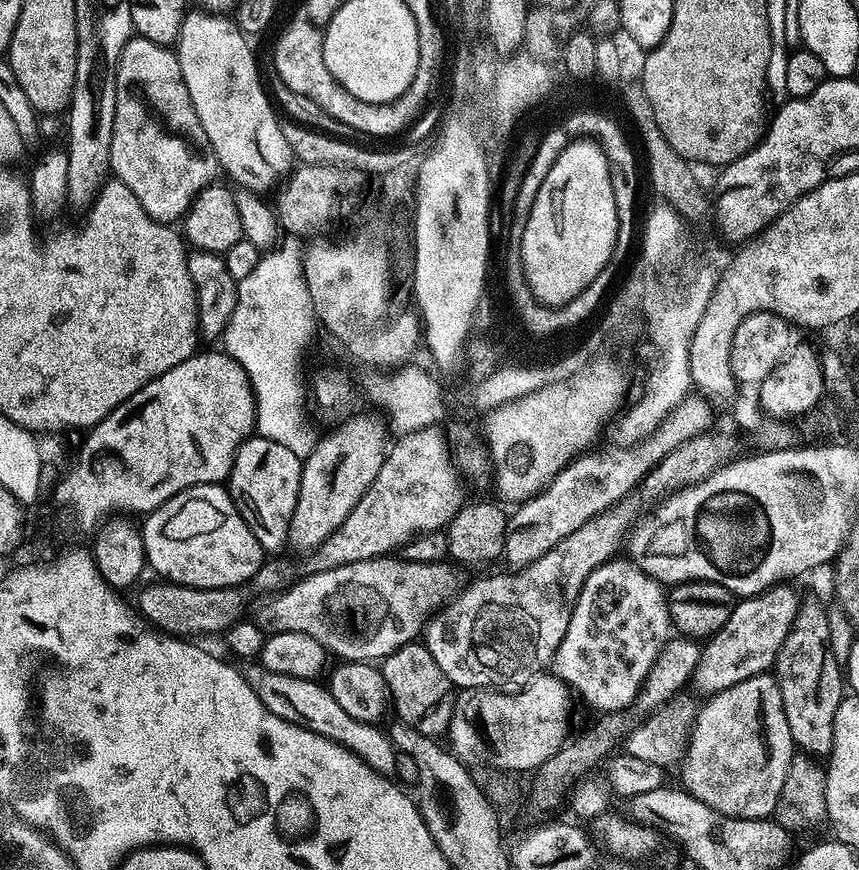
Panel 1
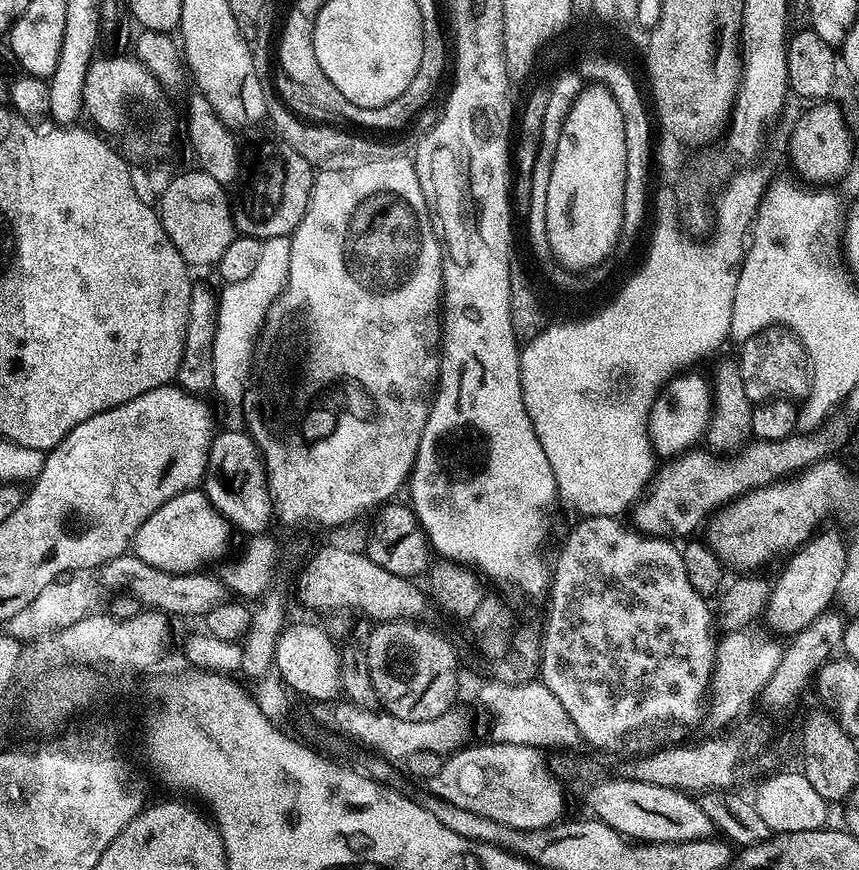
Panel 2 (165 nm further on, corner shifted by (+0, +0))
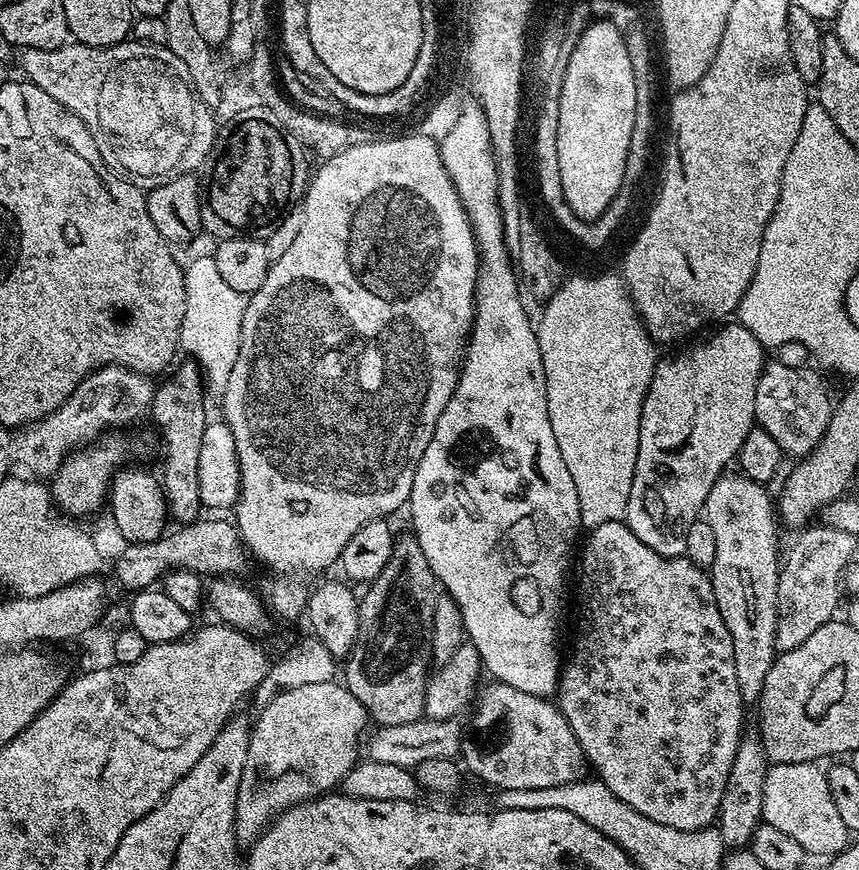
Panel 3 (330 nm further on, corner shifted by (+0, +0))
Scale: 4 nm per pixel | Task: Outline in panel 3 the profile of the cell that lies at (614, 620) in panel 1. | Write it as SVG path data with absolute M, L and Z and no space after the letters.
M624 520L602 522L597 528L591 529L587 535L588 541L584 544L584 553L582 553L581 556L579 553L578 556L578 564L580 560L580 620L584 623L584 629L581 630L580 637L577 638L576 645L572 648L572 653L570 653L569 656L567 653L566 659L562 664L560 682L558 685L558 707L574 730L578 742L584 751L585 761L587 761L591 767L592 764L596 767L595 775L618 799L622 802L626 802L634 810L638 810L638 814L646 814L646 818L650 818L654 822L662 822L662 826L674 826L674 830L698 830L699 828L709 827L720 815L722 794L726 790L726 782L730 778L730 770L734 766L736 751L742 739L740 727L744 724L744 711L746 711L746 705L740 693L740 687L738 686L738 670L734 670L734 642L730 638L730 630L726 630L726 622L722 622L722 614L716 605L709 573L705 571L705 569L694 566L684 556L663 556L654 550L650 550L650 546L646 546L646 542L642 542L642 538L638 538L638 534L634 534L634 530L630 530Z

